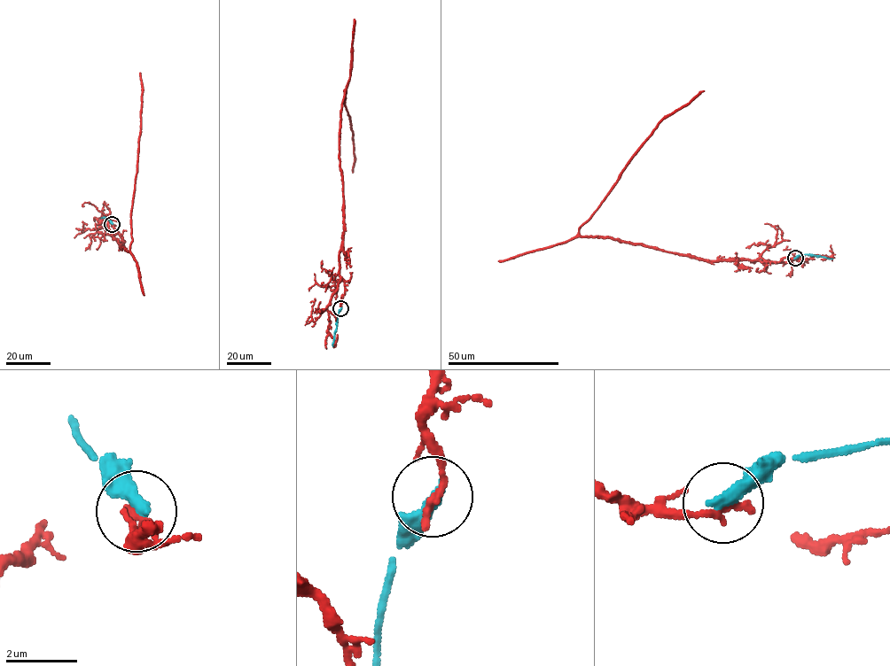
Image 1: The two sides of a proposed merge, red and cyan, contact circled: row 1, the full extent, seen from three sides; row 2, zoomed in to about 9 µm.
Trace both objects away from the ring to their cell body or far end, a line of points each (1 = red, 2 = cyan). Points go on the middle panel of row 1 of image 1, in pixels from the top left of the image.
1: (341, 308), (345, 284), (339, 274), (344, 219), (339, 147), (344, 90), (344, 104), (353, 133), (352, 173)
2: (341, 308), (332, 346)

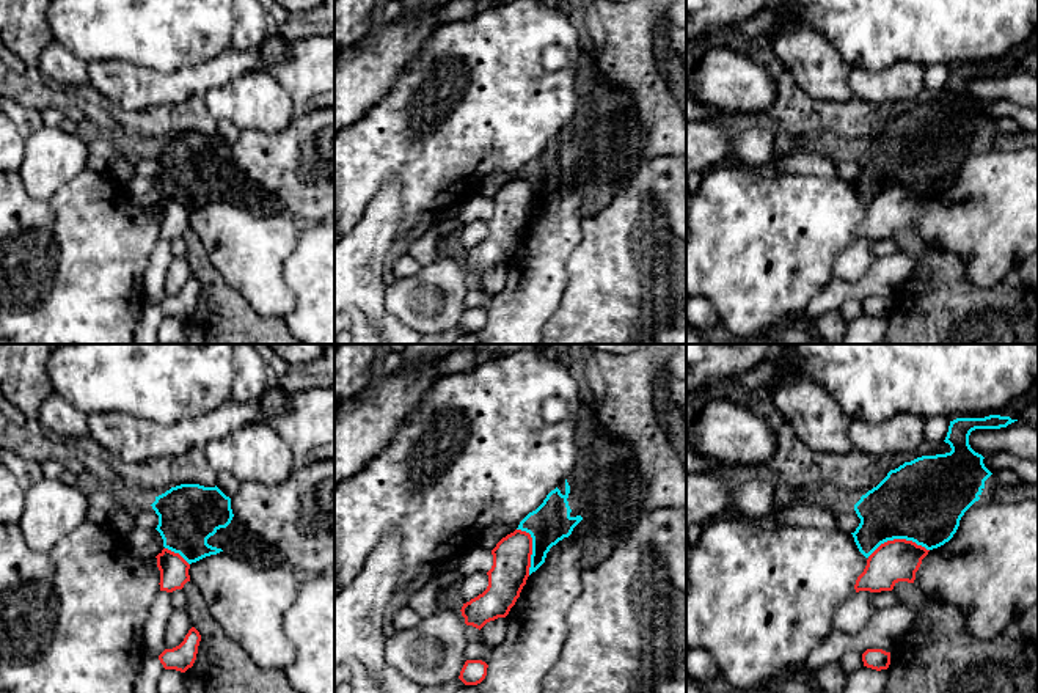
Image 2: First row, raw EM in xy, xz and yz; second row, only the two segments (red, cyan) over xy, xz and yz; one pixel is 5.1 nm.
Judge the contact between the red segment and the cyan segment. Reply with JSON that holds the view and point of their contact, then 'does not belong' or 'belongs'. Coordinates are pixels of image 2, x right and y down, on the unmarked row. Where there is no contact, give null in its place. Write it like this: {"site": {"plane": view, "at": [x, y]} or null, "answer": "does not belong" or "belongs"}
{"site": {"plane": "yz", "at": [897, 187]}, "answer": "does not belong"}

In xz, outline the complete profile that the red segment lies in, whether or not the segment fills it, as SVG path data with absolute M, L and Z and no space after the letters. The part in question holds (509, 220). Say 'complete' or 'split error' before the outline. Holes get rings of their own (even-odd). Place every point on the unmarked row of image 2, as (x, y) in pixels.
complete; M515 178L496 192L492 203L487 237L460 258L465 272L479 278L490 269L506 266L520 245L529 225L532 185L526 179Z

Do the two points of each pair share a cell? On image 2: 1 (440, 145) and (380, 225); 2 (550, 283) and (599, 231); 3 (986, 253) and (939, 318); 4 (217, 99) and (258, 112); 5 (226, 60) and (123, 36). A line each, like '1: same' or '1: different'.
1: different
2: different
3: different
4: same
5: different

